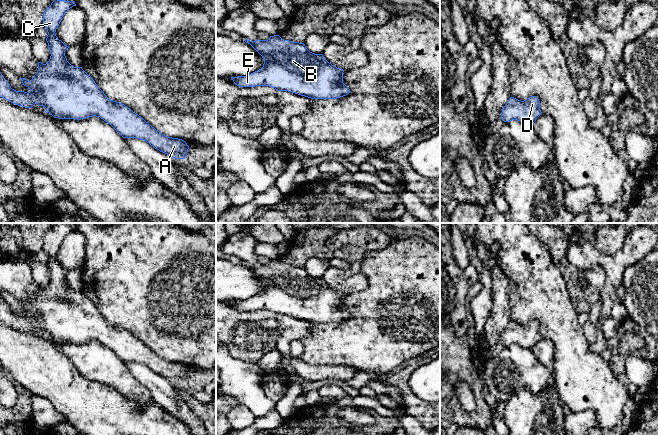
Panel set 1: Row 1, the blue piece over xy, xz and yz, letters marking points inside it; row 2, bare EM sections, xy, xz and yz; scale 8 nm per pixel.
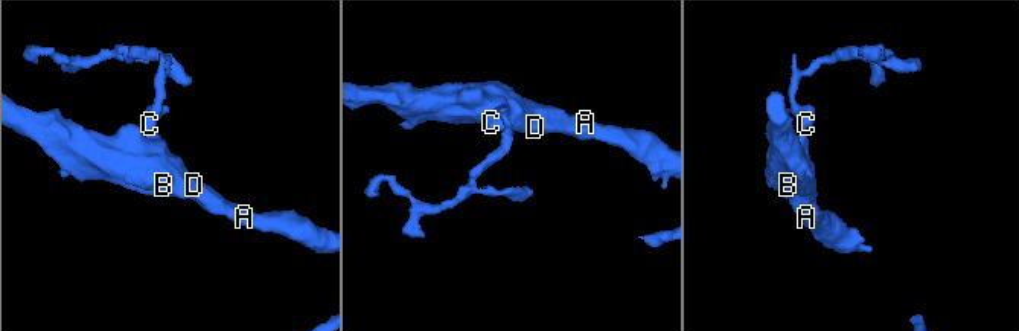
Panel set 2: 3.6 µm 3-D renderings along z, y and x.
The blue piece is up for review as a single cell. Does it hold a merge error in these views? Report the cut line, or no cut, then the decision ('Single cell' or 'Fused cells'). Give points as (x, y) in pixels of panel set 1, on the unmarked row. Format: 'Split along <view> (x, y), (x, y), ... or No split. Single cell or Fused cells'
No split. Single cell

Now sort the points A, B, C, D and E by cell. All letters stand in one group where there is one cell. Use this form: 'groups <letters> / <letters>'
groups A B C D E

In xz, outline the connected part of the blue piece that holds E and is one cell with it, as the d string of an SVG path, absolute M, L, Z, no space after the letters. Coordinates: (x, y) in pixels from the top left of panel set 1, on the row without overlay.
M279 259L270 260L268 264L244 265L262 280L264 288L249 299L231 301L237 310L269 310L311 323L337 323L350 317L350 313L343 307L344 294L329 287L322 278L310 276L304 267L284 264Z

